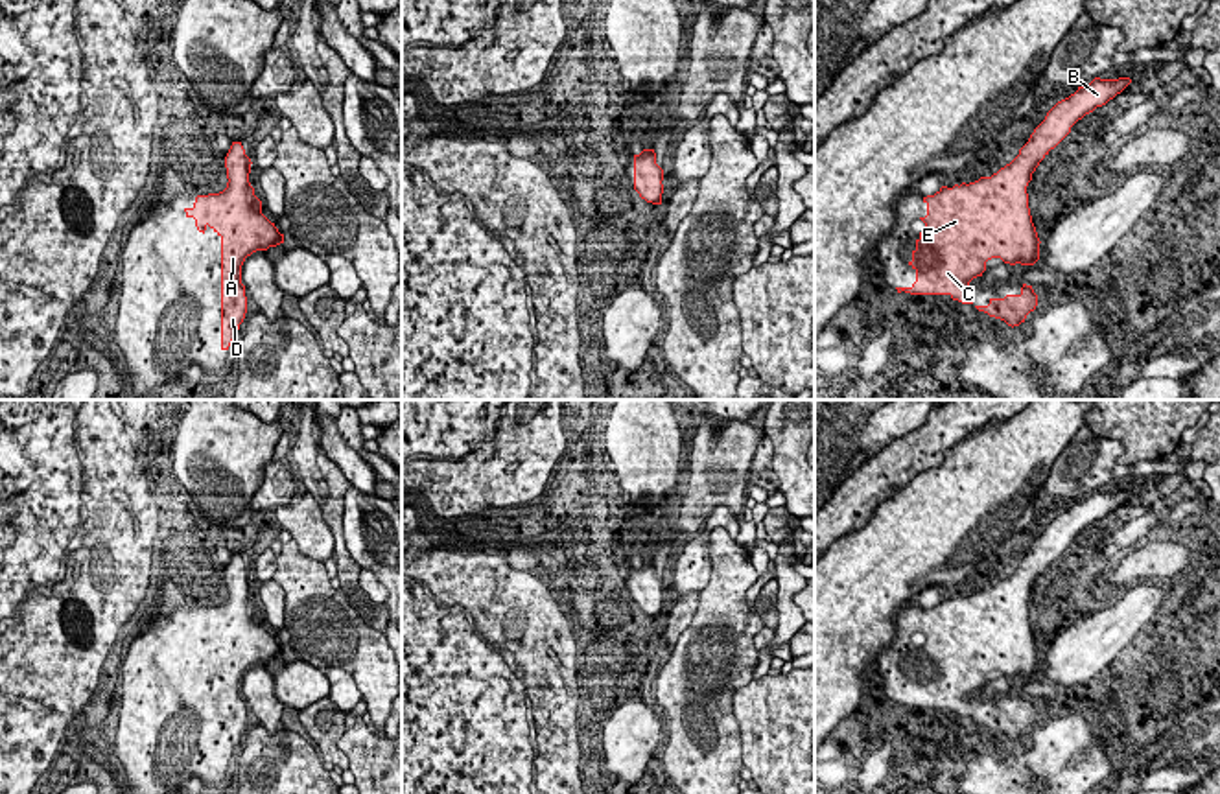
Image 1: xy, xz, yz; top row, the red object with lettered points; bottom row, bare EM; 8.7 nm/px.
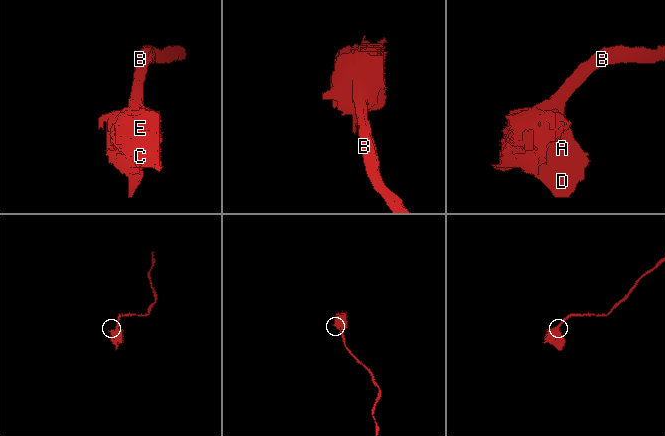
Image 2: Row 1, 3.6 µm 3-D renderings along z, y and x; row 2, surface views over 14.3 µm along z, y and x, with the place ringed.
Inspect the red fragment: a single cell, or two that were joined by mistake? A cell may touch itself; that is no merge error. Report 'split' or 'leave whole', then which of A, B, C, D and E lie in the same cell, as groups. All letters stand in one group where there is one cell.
leave whole; groups A B C D E

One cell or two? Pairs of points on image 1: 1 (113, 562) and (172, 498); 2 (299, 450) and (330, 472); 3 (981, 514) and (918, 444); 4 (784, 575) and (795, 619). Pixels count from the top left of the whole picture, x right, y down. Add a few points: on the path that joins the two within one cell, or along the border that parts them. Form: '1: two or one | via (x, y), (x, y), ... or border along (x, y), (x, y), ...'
1: two | border along (157, 516), (159, 525)
2: two | border along (317, 450), (317, 468), (327, 485), (325, 498)
3: two | border along (968, 435), (937, 467), (900, 487)
4: one | via (785, 586), (787, 608)

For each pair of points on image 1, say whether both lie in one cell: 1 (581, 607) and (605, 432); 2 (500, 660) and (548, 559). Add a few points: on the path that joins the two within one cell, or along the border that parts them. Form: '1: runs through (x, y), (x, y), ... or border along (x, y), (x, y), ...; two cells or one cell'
1: runs through (599, 562), (599, 476); one cell
2: border along (500, 557), (529, 570), (563, 614); two cells

